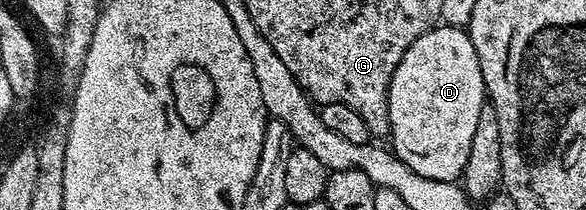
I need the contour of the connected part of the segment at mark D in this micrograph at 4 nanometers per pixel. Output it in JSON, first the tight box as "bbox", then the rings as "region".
{"bbox":[389,24,487,182],"region":[[[439,24],[404,52],[404,60],[396,68],[390,81],[390,132],[389,145],[394,155],[412,172],[428,176],[428,180],[458,182],[464,164],[468,164],[468,151],[472,149],[472,135],[476,132],[476,120],[480,120],[480,108],[487,101],[486,85],[469,33],[457,26]]]}

